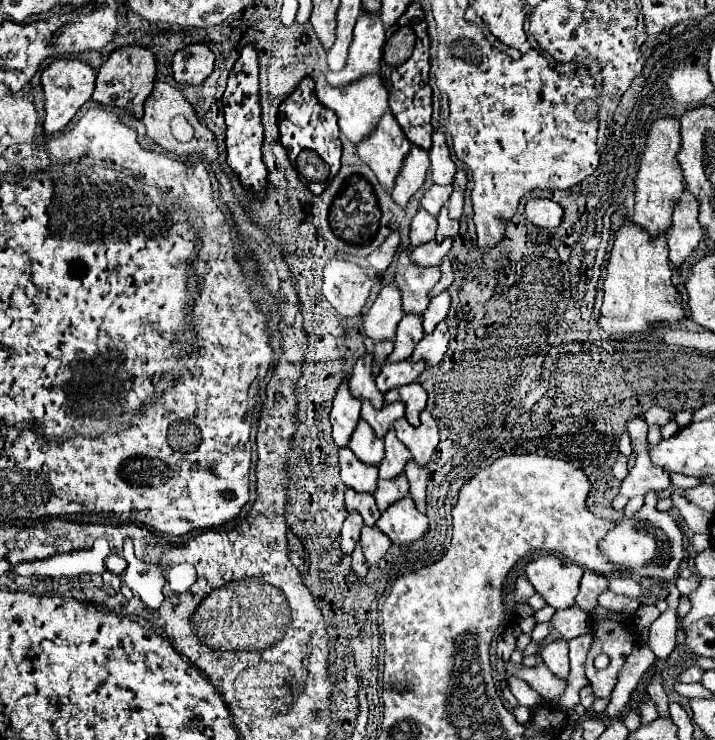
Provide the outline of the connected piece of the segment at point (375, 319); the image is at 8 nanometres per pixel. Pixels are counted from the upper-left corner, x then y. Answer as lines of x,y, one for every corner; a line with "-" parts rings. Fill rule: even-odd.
393,283
385,285
365,317
365,335
373,341
391,341
395,337
395,327
403,315
405,313
401,307
399,289

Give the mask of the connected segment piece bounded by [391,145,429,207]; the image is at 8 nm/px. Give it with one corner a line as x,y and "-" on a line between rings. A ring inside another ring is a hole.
413,145
413,151
407,155
403,169
401,169
401,175
397,177
395,189
391,193
391,197
397,205
407,207
409,199
423,187
425,177
427,177
427,169
429,169
427,151

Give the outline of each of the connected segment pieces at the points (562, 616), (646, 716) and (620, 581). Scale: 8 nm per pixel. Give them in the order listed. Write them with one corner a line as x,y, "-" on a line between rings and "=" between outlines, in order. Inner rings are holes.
579,607
555,611
551,623
563,635
563,639
567,639
567,641
589,631
589,617
=
647,699
643,705
641,705
641,721
643,723
651,723
653,719
657,719
659,711
657,711
657,705
653,699
=
609,577
609,591
631,597
645,597
645,589
631,577

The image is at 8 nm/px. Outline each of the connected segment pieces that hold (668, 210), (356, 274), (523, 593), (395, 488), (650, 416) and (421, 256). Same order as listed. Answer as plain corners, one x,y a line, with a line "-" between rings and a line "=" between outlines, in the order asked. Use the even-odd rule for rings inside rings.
673,117
655,121
647,135
647,147
635,179
635,217
633,217
633,223
643,227
651,235
651,239
657,239
671,227
673,207
677,205
681,193
685,191
683,171
675,159
679,149
681,149
679,121
=
331,259
323,271
323,295
343,317
359,315
371,289
371,279
357,263
=
519,577
517,583
515,583
515,601
517,603
527,603
531,595
535,595
533,585
529,583
527,577
=
399,475
397,479
391,479
391,481
379,479
379,487
375,491
375,501
377,501
379,511
381,513
387,511
397,499
403,499
403,495
407,493
409,493
409,483
405,475
=
651,407
647,413
645,413
645,421
647,425
659,425
663,427
667,421
671,419
671,413
667,409
661,409
661,407
=
445,239
443,243
429,241
425,245
411,249
411,263
419,267
439,267
449,249
451,249
451,239

